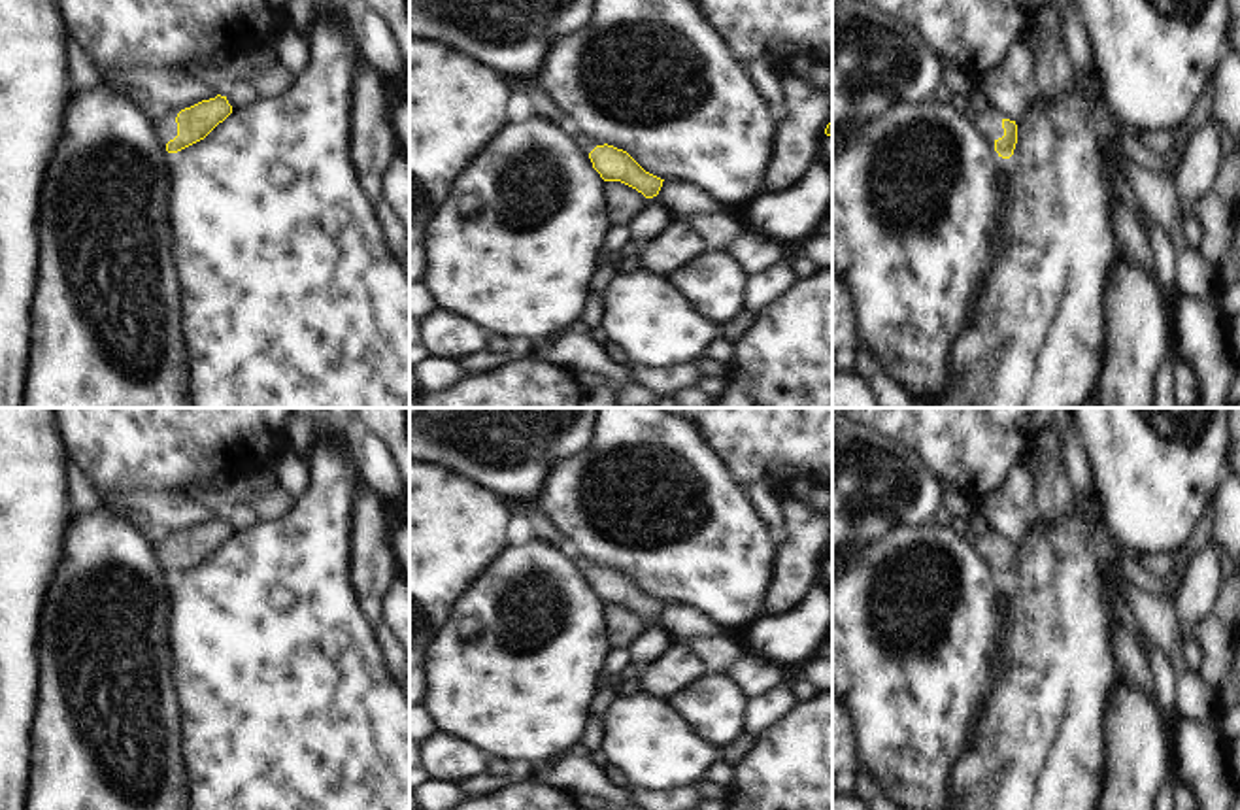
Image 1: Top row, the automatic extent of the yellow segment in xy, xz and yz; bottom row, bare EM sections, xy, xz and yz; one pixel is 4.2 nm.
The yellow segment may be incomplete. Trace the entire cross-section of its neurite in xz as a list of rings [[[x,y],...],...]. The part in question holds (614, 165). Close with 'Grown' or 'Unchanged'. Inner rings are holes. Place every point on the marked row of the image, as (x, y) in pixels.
[[[562,117],[559,127],[564,128],[589,153],[593,168],[604,181],[621,181],[642,193],[645,198],[659,194],[664,179],[645,172],[627,151],[608,143],[595,145],[568,117]]]. Grown.

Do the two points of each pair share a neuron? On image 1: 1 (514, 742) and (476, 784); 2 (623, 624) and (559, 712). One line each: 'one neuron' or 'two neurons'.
1: two neurons
2: two neurons

